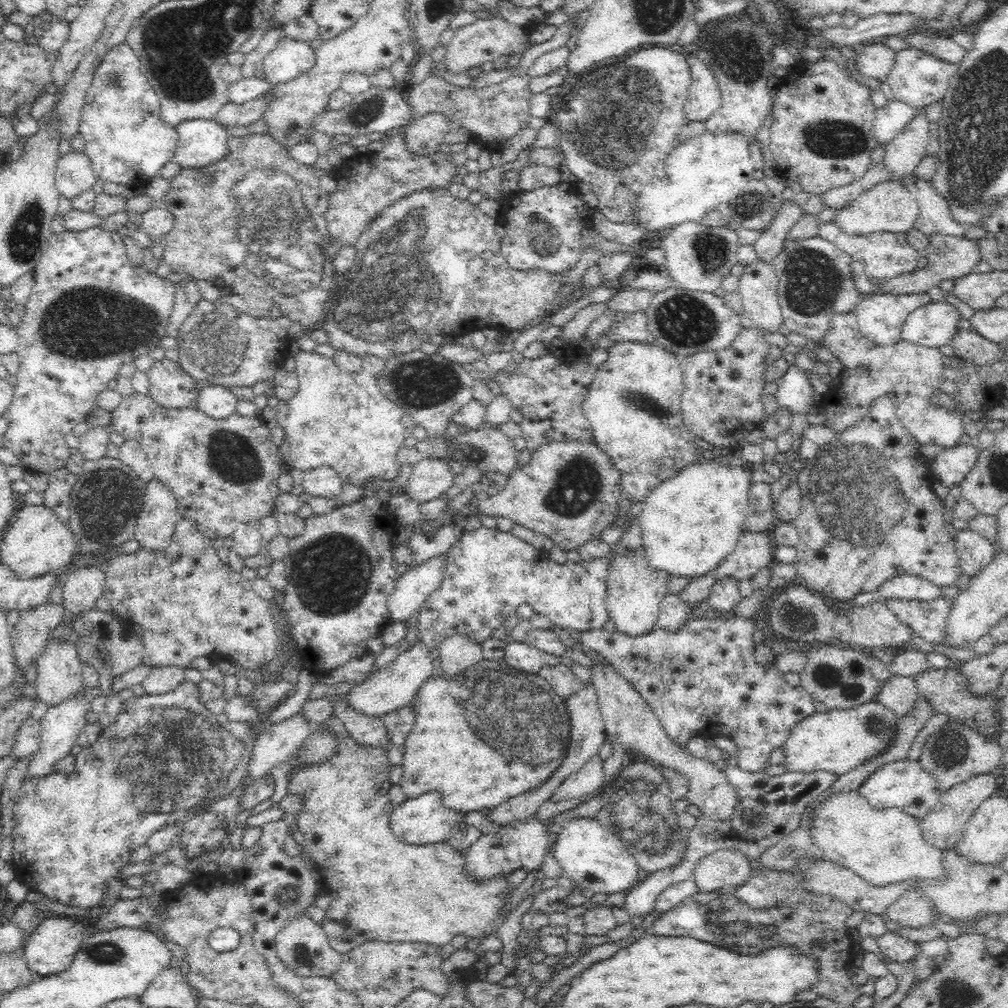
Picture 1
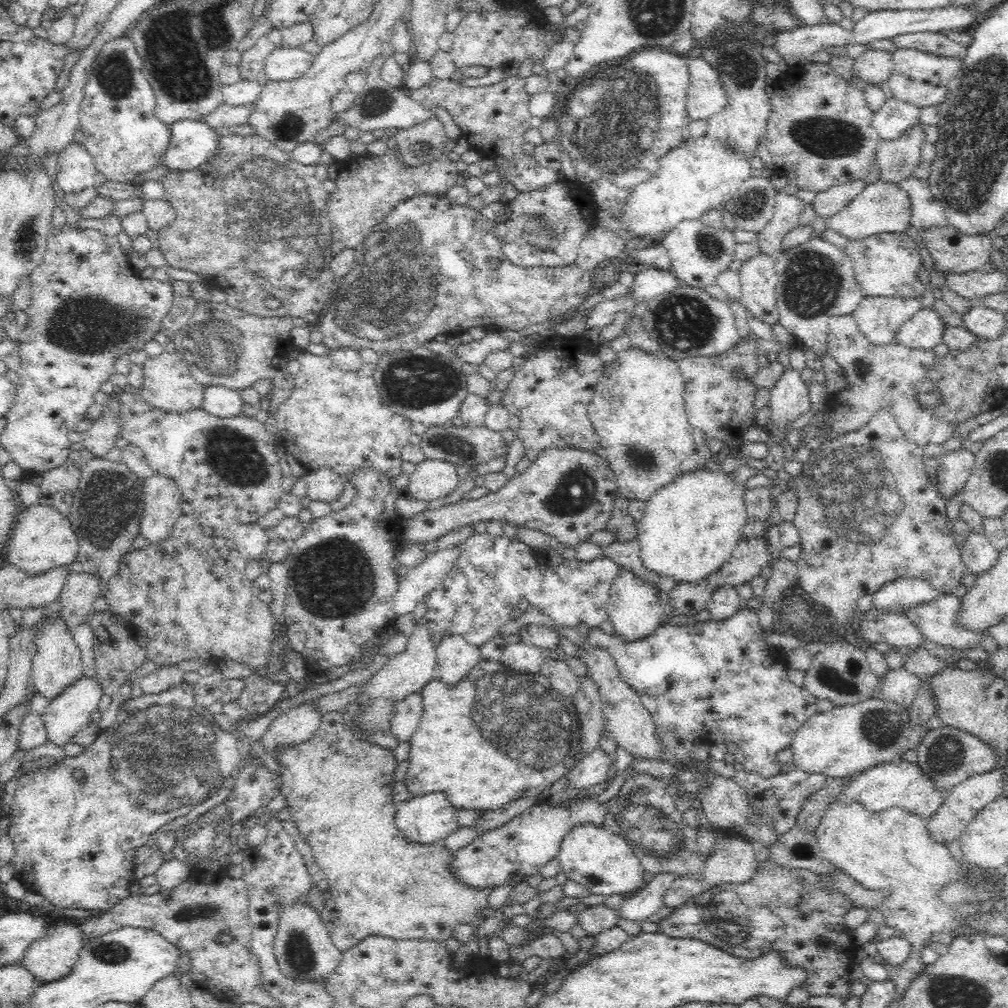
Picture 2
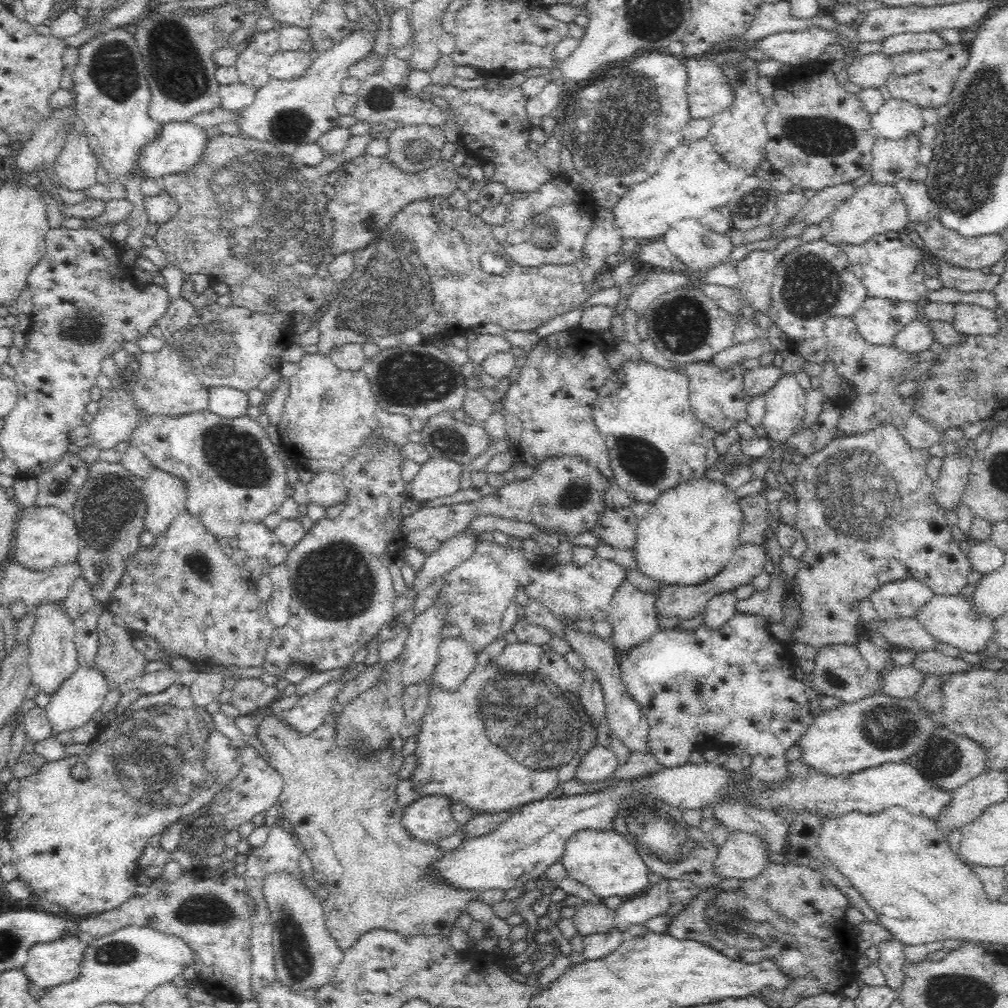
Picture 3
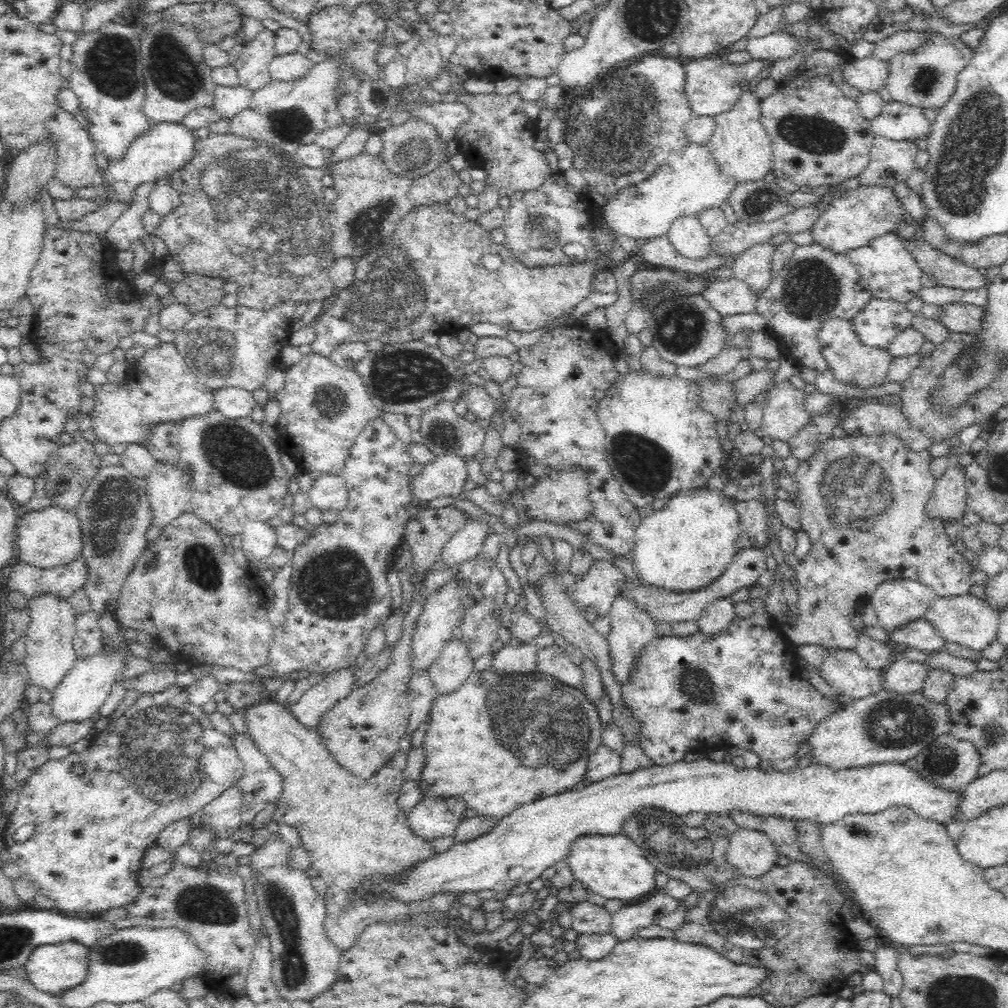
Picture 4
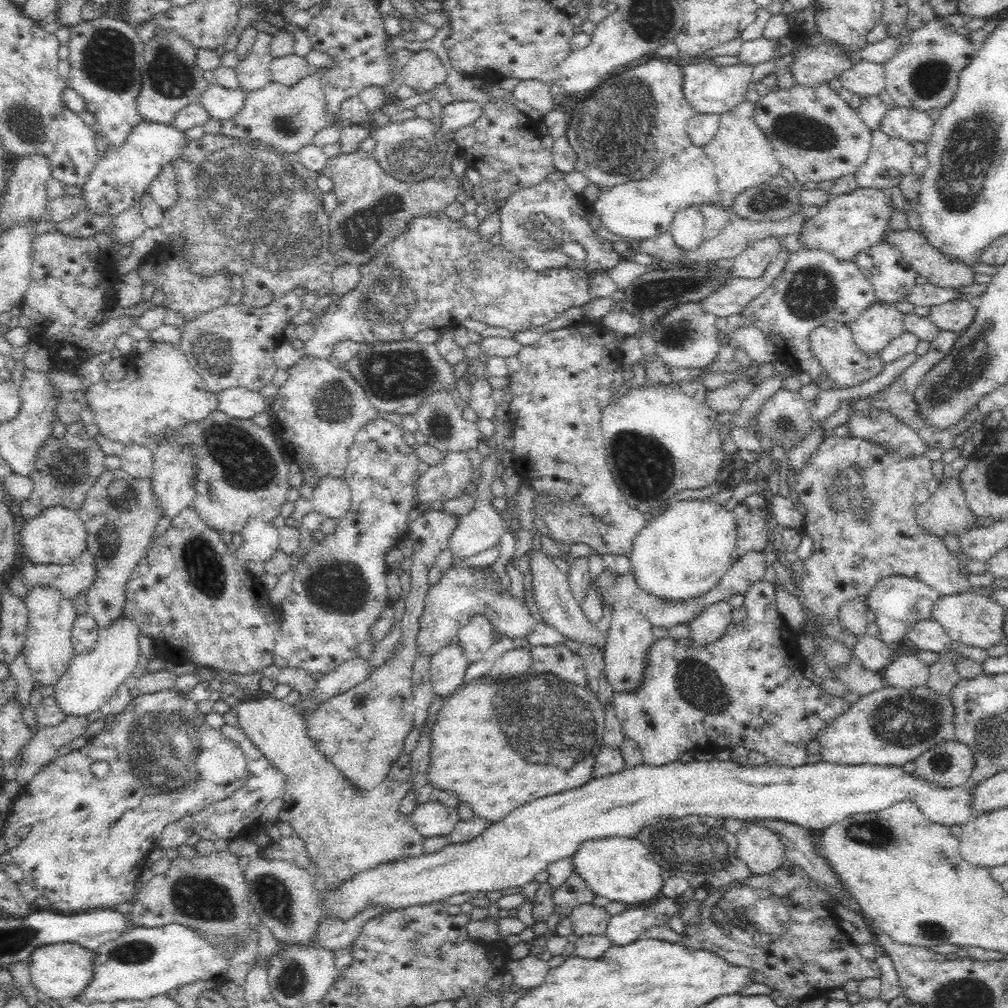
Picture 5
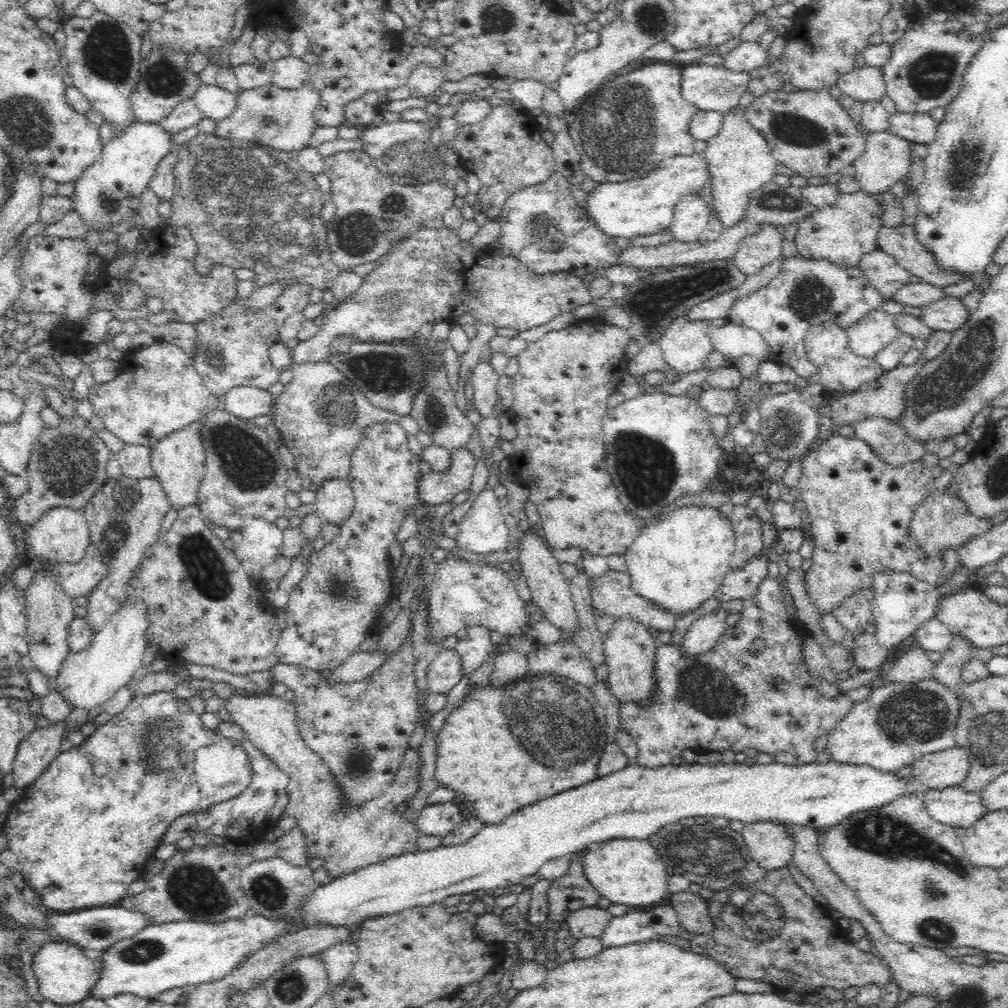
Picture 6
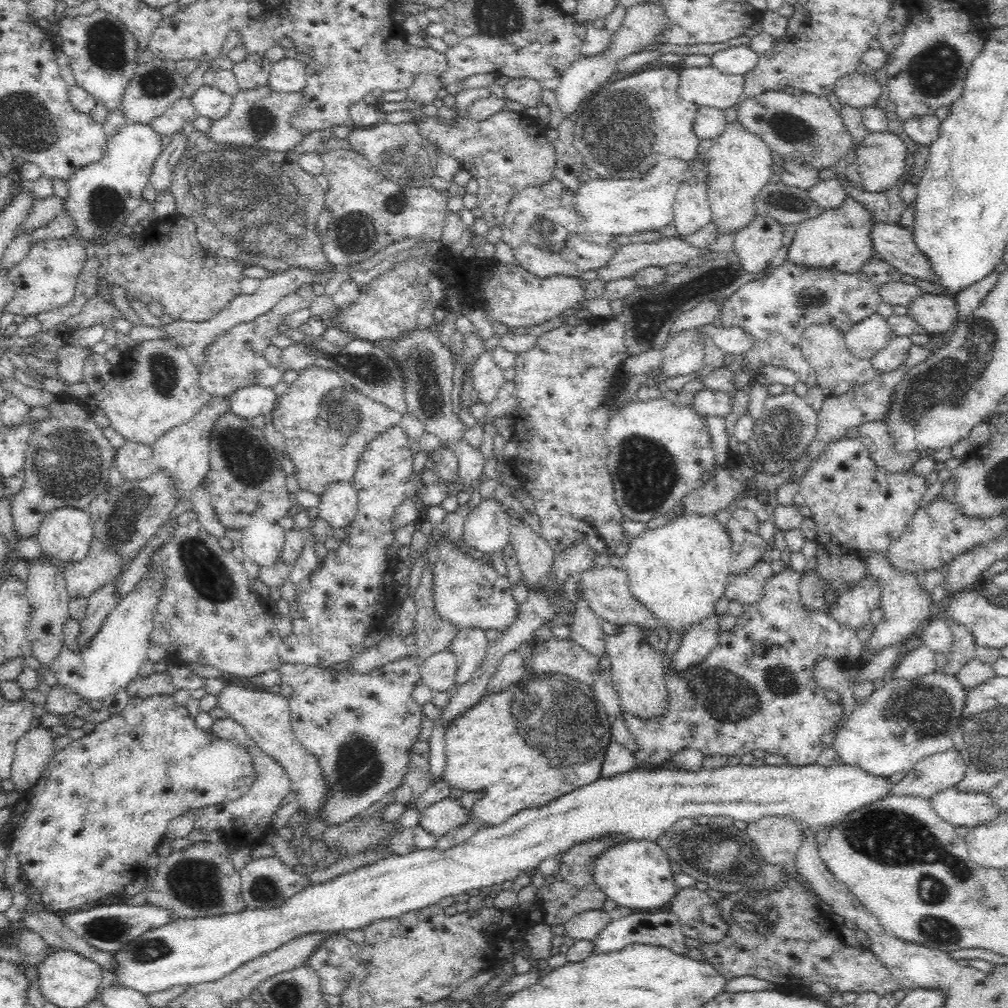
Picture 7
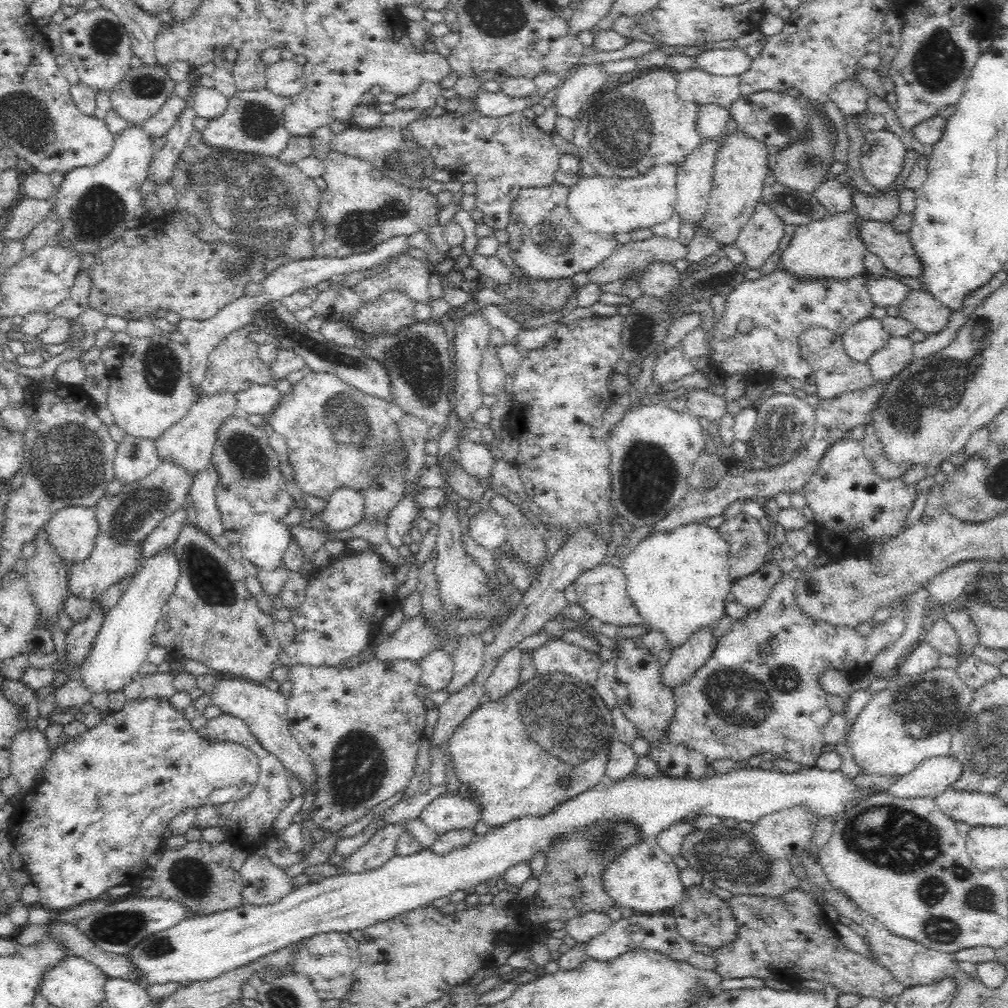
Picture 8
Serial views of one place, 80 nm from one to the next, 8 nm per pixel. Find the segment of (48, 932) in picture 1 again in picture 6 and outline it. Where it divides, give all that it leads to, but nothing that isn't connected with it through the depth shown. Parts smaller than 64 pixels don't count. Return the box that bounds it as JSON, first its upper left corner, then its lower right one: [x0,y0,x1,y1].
[31,942,100,1006]

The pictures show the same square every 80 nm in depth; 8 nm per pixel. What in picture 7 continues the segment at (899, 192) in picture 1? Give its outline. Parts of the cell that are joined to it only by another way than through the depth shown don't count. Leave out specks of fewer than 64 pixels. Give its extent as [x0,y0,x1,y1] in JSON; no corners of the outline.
[787,194,876,274]

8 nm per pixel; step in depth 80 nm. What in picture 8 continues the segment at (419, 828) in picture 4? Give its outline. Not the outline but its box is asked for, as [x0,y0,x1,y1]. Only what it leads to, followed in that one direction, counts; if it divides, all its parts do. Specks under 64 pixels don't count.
[419,792,480,835]

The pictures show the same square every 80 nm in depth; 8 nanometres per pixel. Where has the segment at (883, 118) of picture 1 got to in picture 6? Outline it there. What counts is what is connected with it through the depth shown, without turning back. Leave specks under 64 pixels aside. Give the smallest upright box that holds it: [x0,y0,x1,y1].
[887,113,937,144]

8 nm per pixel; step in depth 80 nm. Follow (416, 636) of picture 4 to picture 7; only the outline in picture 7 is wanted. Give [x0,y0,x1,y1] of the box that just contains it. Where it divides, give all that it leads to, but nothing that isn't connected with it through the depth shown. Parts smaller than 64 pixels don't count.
[432,533,518,630]

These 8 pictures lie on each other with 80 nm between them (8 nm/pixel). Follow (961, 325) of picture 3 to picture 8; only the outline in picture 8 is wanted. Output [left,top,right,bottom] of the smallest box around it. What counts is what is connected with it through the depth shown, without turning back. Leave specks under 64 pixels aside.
[898,290,950,335]

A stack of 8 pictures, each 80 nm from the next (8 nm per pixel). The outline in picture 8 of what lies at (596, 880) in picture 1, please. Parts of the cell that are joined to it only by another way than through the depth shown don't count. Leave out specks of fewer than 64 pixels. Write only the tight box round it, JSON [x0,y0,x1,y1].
[602,840,685,915]

